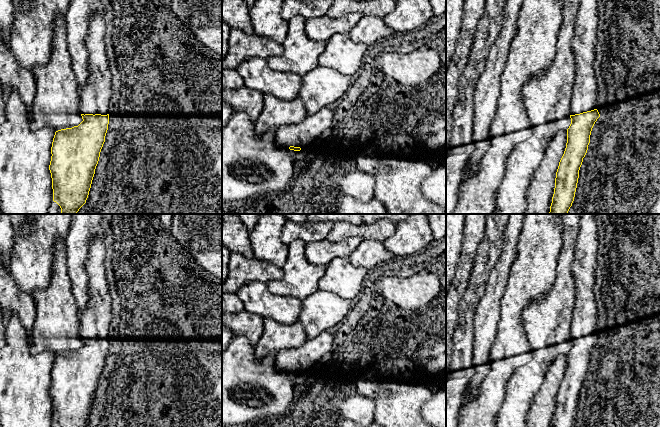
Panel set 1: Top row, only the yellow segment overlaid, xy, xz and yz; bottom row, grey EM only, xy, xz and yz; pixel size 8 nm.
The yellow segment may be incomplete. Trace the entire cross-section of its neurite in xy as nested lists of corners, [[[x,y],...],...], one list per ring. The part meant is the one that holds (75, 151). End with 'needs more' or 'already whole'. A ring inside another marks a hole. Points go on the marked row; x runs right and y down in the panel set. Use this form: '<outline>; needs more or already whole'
[[[95,14],[89,22],[86,38],[89,77],[87,85],[79,88],[79,110],[83,121],[78,126],[56,131],[52,142],[49,170],[52,178],[53,201],[60,206],[61,214],[77,214],[86,203],[108,130],[109,103],[113,89],[105,47],[105,33],[104,16]]]; needs more

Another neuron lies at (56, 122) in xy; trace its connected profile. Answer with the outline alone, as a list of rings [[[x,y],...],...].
[[[57,15],[55,18],[53,48],[49,62],[43,66],[35,66],[33,74],[36,78],[36,95],[31,108],[31,113],[35,116],[30,123],[31,129],[49,127],[56,132],[78,126],[83,119],[79,110],[79,87],[66,40],[65,15]]]

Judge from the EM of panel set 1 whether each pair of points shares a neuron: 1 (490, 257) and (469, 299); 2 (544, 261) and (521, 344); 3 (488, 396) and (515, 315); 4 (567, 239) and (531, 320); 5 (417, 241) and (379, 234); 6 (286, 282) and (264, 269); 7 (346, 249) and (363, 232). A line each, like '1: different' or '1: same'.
1: same
2: same
3: same
4: same
5: different
6: different
7: different

